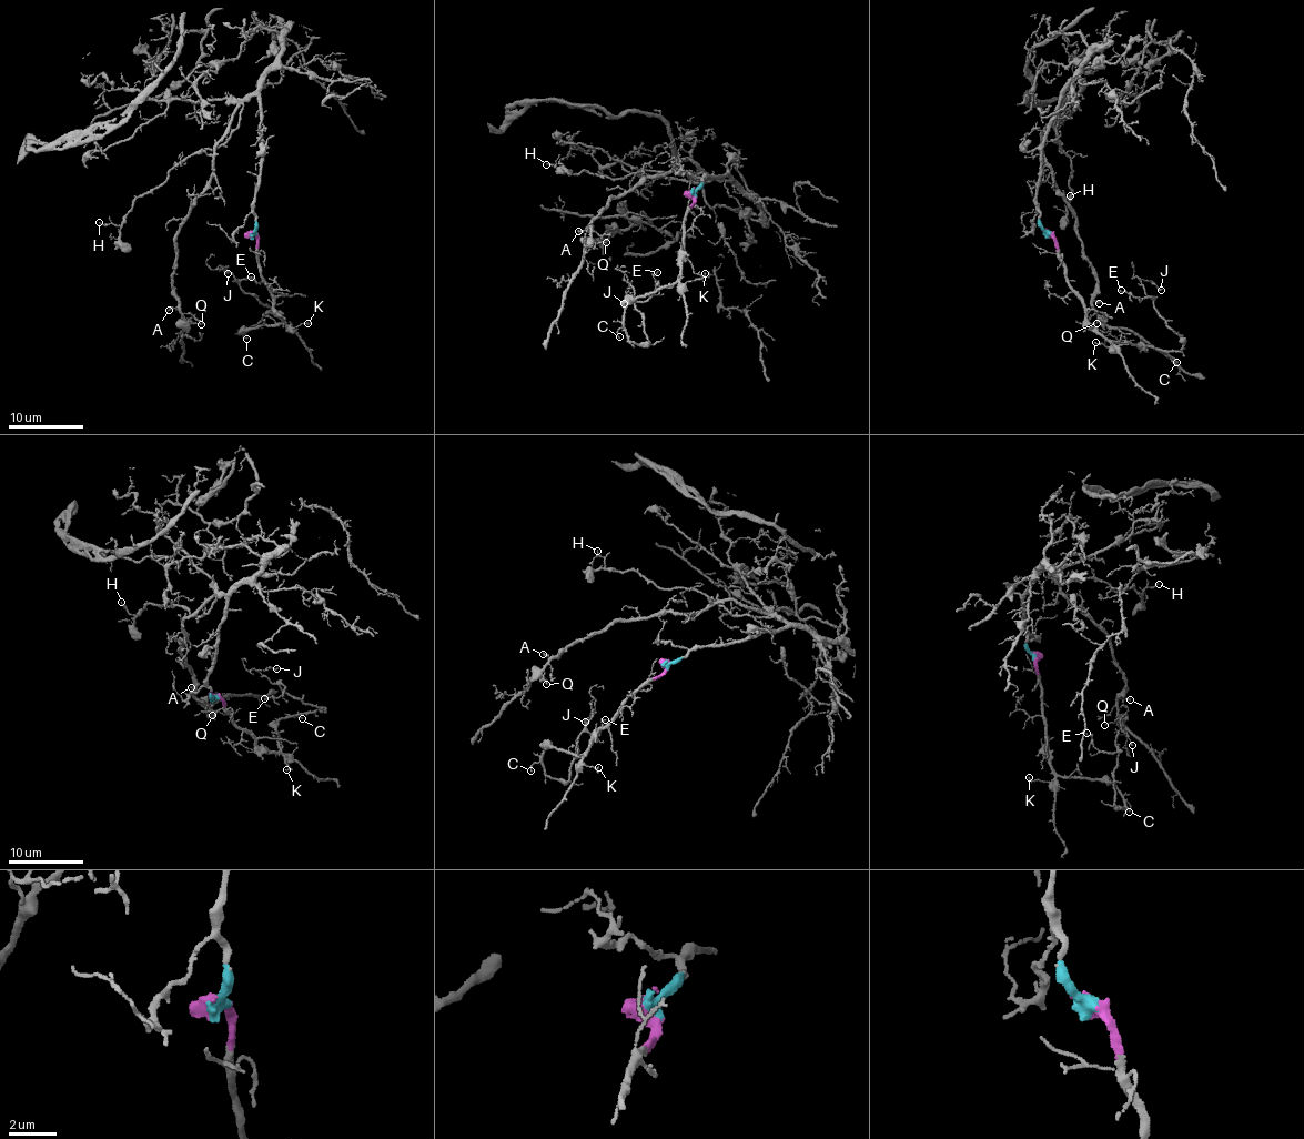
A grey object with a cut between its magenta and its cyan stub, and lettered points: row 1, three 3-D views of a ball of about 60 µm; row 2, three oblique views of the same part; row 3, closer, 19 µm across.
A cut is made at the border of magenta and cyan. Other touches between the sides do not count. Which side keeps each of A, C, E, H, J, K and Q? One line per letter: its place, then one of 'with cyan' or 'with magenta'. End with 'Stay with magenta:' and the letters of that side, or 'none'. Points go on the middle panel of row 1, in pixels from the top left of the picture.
A: place (578, 231); with cyan
C: place (619, 336); with magenta
E: place (657, 272); with magenta
H: place (546, 164); with cyan
J: place (624, 303); with magenta
K: place (705, 273); with magenta
Q: place (606, 242); with cyan
Stay with magenta: C, E, J, K

